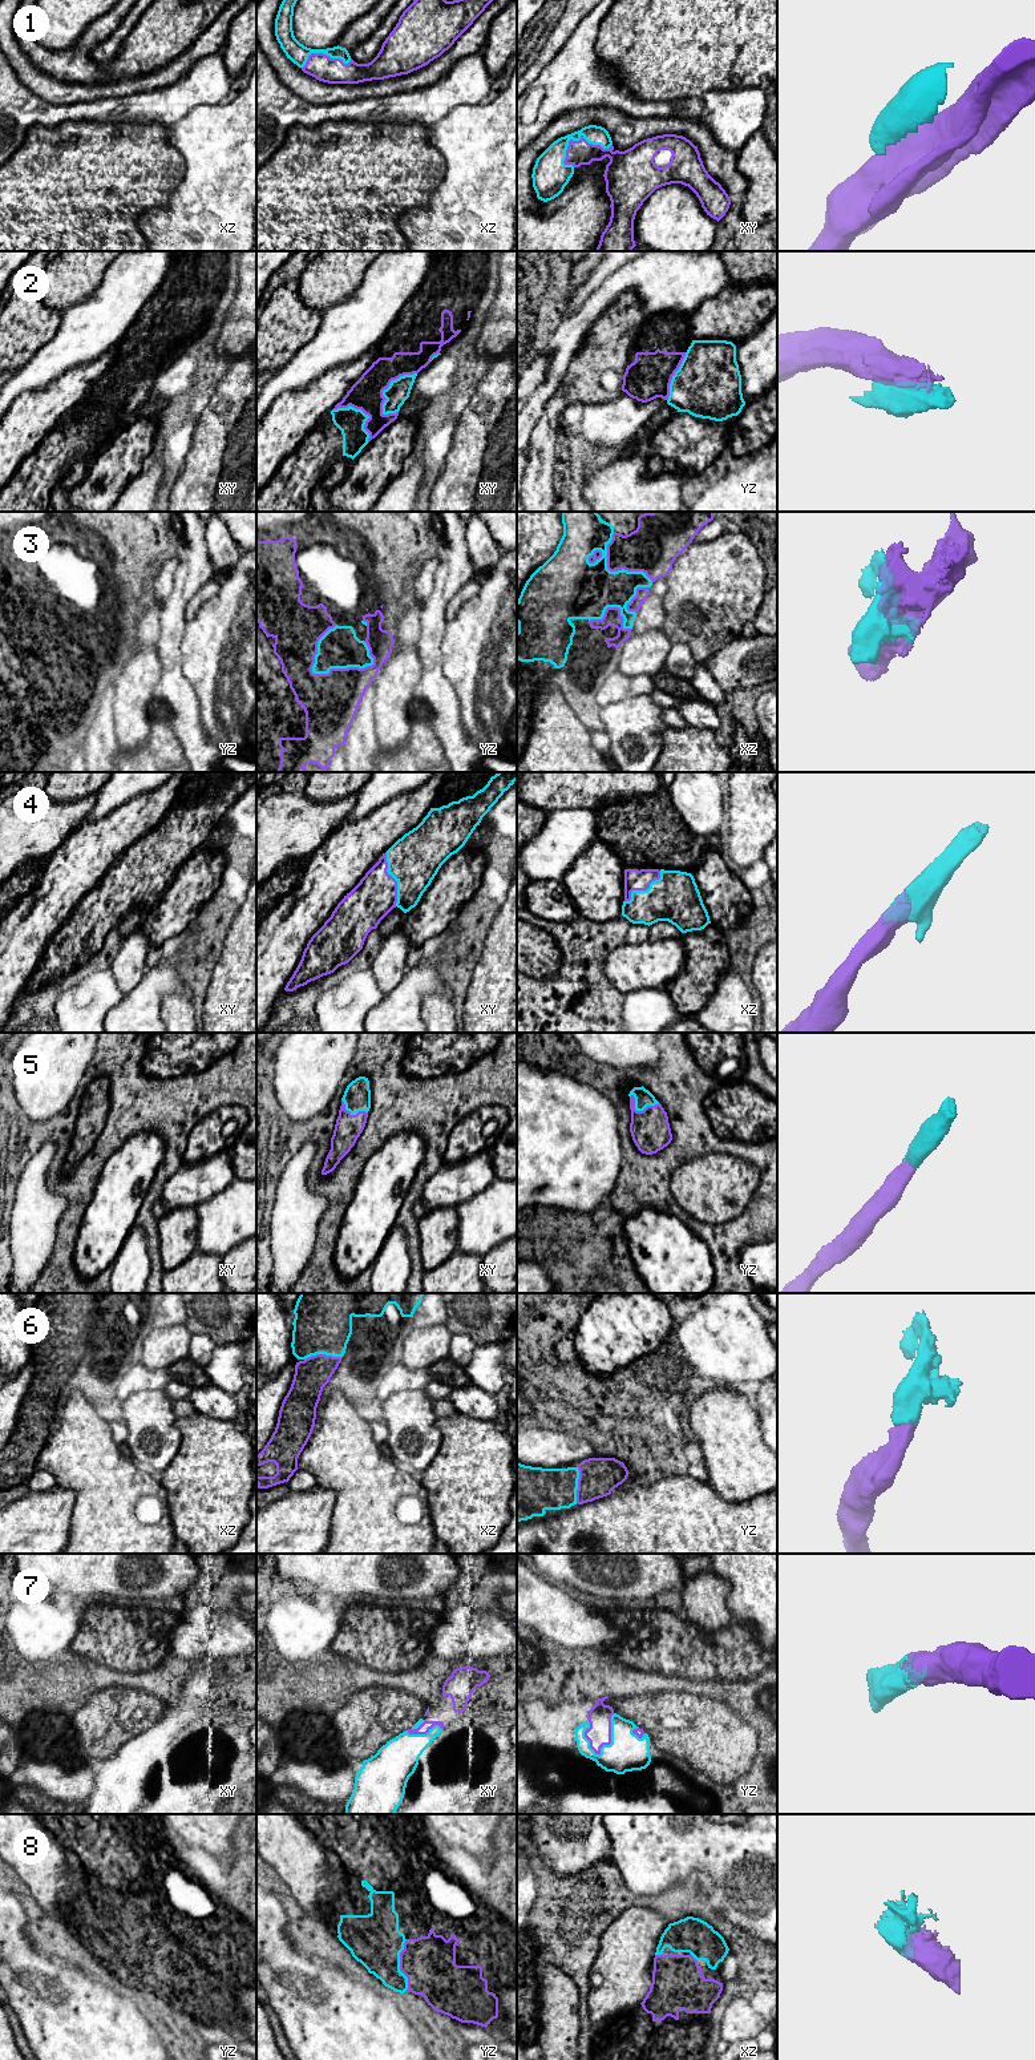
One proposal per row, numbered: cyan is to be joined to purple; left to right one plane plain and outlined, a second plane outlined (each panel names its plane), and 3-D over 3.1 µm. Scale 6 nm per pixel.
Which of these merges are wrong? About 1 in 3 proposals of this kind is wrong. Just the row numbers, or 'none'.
2, 3

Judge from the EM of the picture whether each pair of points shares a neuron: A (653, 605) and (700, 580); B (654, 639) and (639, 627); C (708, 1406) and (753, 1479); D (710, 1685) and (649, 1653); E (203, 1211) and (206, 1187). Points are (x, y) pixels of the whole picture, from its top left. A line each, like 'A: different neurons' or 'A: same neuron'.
A: different neurons
B: different neurons
C: same neuron
D: different neurons
E: different neurons

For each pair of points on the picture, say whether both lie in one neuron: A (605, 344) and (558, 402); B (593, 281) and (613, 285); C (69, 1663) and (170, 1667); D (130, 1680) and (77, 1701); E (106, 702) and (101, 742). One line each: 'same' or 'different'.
A: same
B: different
C: same
D: same
E: same

